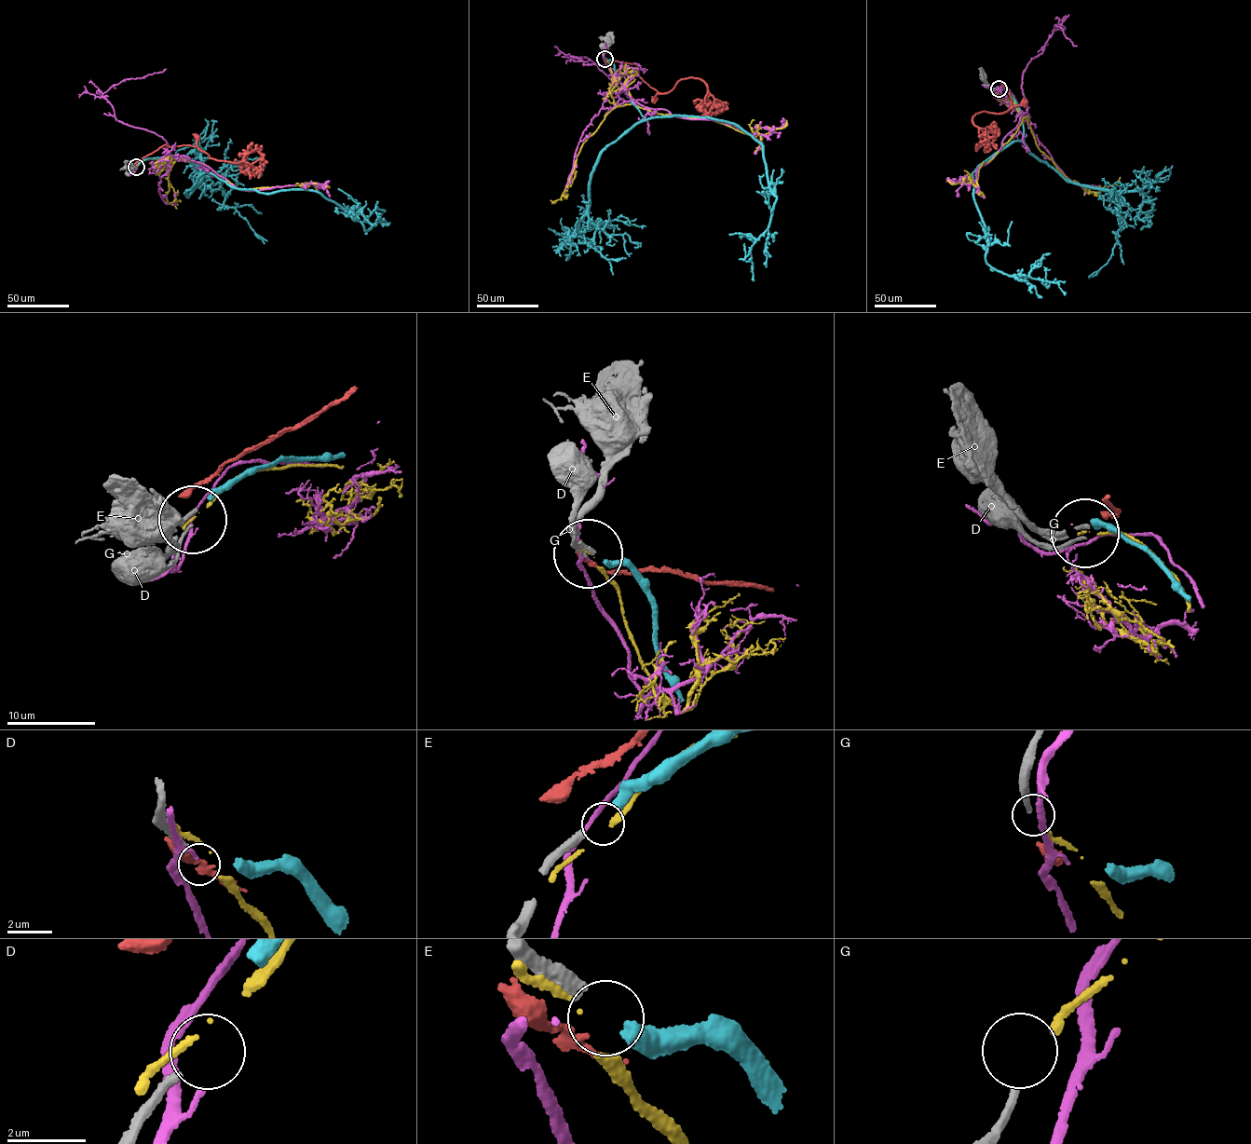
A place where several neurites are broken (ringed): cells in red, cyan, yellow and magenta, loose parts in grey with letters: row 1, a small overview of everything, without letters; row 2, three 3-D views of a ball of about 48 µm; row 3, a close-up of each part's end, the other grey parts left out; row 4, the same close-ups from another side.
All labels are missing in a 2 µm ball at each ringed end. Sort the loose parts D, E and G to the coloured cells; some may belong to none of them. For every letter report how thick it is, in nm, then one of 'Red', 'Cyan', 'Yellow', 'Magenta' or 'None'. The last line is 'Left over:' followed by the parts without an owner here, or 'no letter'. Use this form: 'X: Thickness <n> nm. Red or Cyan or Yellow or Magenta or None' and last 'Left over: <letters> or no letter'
D: Thickness 220 nm. None
E: Thickness 400 nm. Cyan
G: Thickness 200 nm. Yellow
Left over: D

